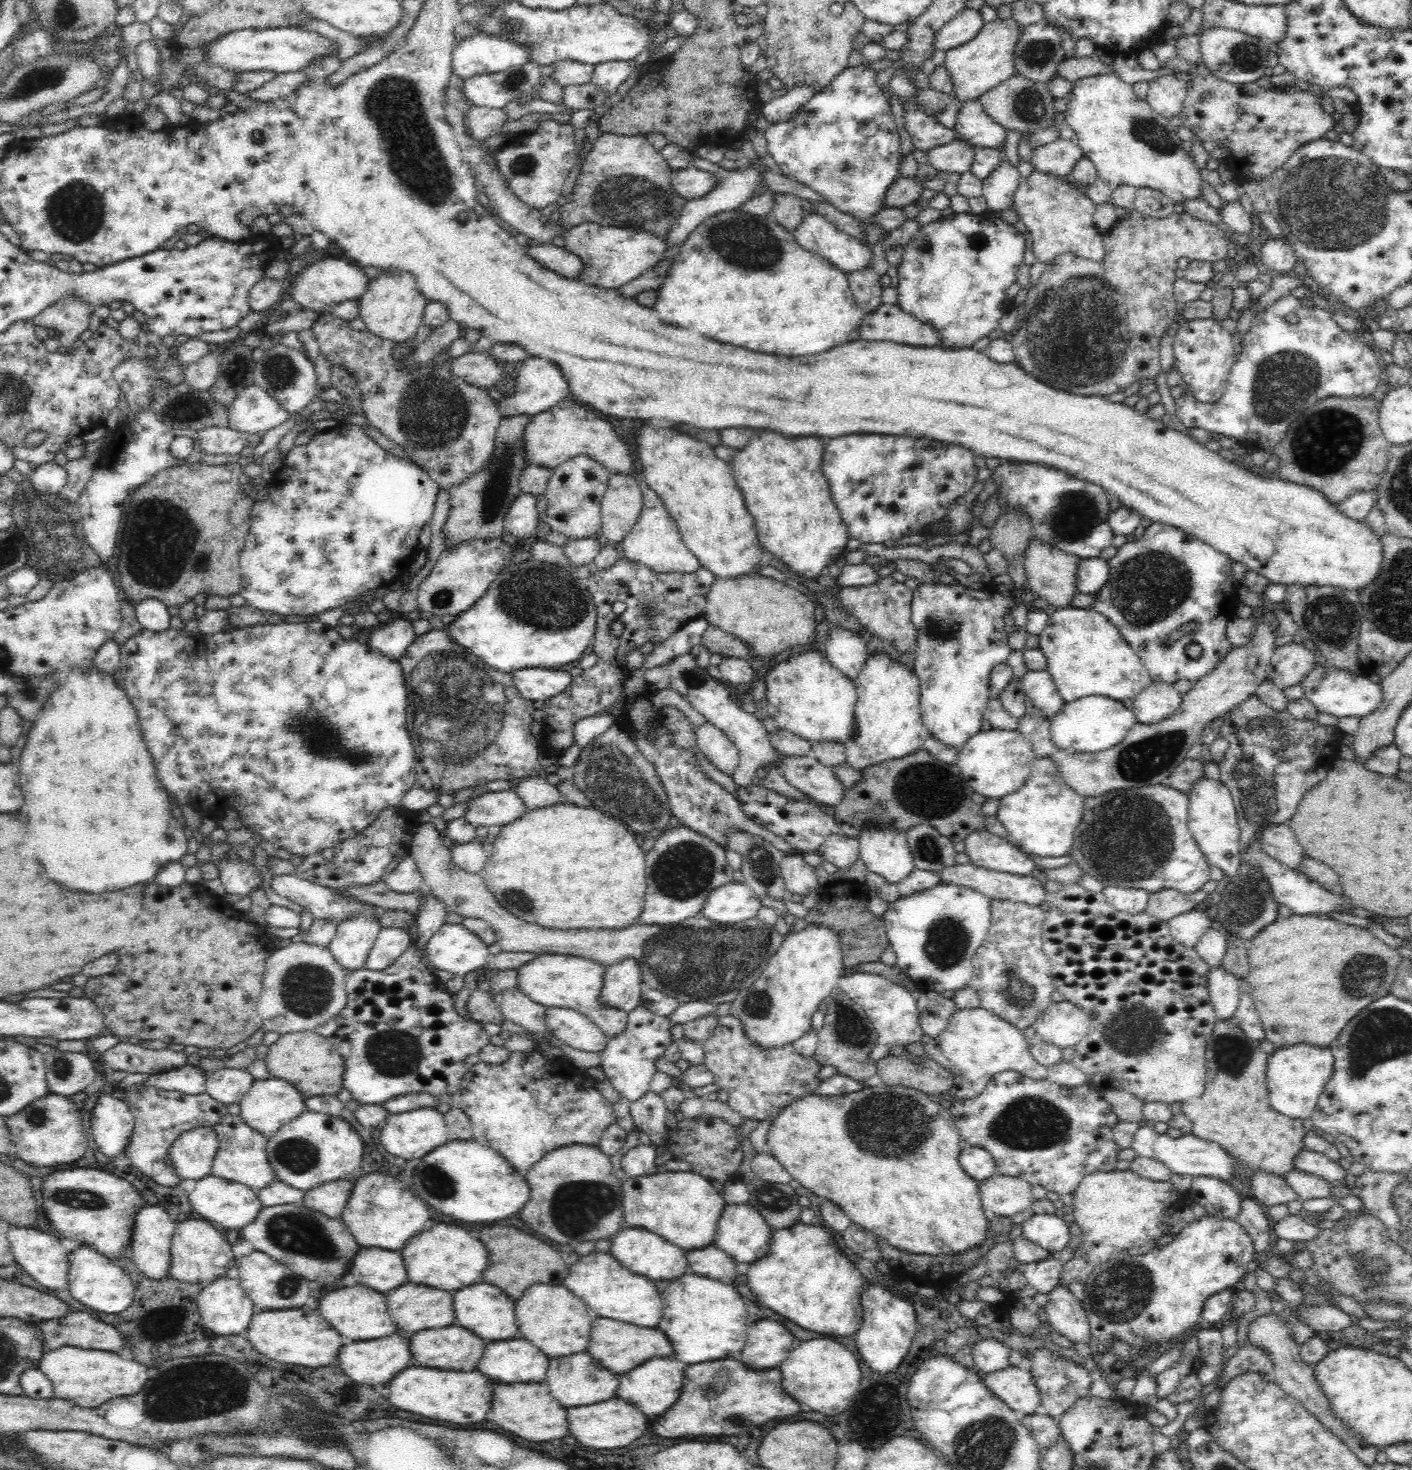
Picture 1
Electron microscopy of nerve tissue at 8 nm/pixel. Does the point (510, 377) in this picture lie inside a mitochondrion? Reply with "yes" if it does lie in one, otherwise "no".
no

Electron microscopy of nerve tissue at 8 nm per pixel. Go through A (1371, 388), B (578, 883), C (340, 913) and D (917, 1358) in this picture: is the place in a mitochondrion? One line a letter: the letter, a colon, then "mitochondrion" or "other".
A: other
B: other
C: other
D: other

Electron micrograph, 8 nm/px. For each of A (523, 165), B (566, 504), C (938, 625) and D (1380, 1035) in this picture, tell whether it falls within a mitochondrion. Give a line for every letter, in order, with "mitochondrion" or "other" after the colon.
A: mitochondrion
B: other
C: mitochondrion
D: mitochondrion

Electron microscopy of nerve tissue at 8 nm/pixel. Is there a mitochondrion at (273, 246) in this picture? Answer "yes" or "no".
no

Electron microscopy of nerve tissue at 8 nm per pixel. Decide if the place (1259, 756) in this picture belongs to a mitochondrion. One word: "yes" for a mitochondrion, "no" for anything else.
yes

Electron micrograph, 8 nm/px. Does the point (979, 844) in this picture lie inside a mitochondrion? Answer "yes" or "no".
no

